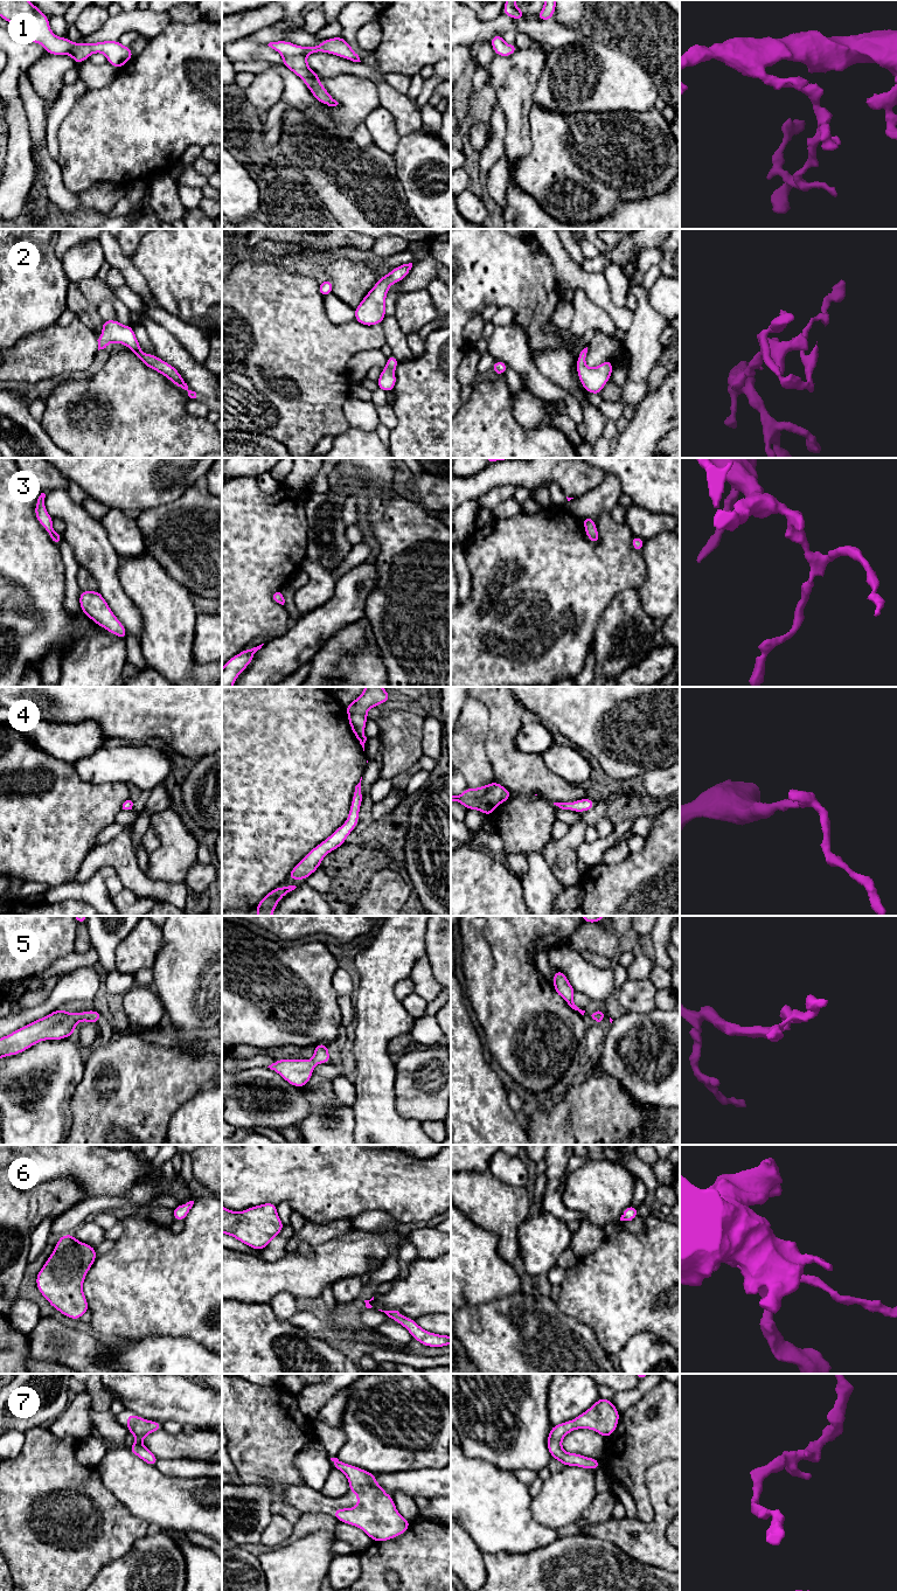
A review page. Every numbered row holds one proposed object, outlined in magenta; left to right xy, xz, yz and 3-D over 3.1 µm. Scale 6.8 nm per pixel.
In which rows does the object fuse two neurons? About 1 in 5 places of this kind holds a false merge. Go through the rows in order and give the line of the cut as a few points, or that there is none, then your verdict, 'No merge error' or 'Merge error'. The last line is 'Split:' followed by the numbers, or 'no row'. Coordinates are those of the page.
1: No split. No merge error
2: No split. No merge error
3: No split. No merge error
4: No split. No merge error
5: No split. No merge error
6: No split. No merge error
7: No split. No merge error
Split: no row

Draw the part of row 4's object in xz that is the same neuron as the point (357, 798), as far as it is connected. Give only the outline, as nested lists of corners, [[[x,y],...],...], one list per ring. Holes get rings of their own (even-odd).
[[[361,780],[355,786],[353,800],[350,805],[350,811],[347,820],[342,826],[340,826],[332,835],[329,835],[325,841],[315,846],[288,874],[291,880],[306,880],[312,875],[321,864],[324,857],[335,850],[338,847],[345,843],[347,836],[353,832],[359,822],[359,813],[362,804],[362,790]]]

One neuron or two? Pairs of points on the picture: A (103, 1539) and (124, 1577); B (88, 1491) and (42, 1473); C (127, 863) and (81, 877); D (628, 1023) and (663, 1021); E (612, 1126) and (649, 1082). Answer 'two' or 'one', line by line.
A: two
B: one
C: one
D: one
E: two

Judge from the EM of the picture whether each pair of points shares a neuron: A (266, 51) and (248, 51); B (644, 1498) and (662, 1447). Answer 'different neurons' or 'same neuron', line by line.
A: same neuron
B: same neuron

